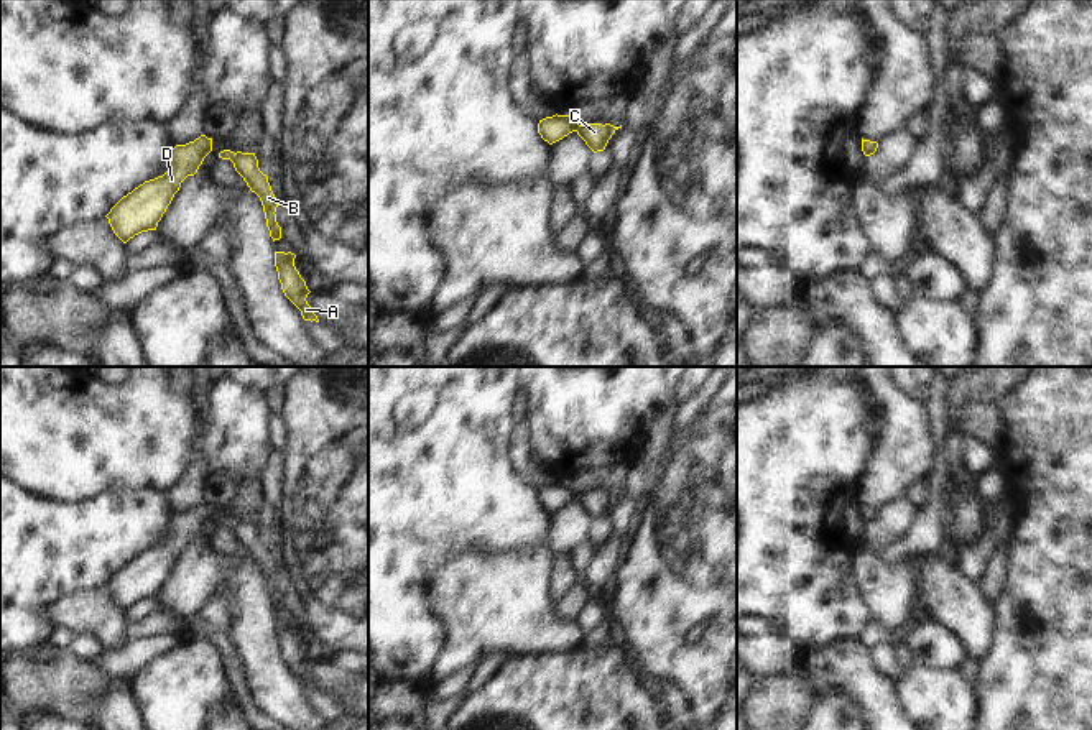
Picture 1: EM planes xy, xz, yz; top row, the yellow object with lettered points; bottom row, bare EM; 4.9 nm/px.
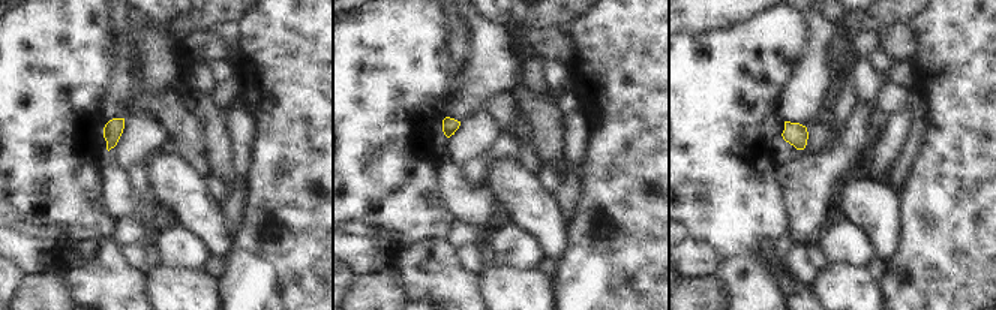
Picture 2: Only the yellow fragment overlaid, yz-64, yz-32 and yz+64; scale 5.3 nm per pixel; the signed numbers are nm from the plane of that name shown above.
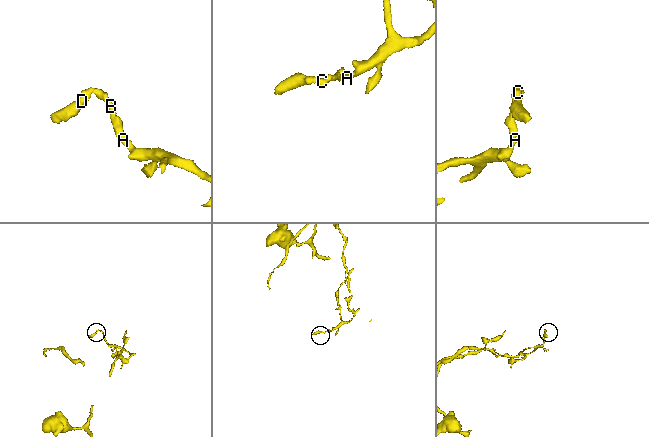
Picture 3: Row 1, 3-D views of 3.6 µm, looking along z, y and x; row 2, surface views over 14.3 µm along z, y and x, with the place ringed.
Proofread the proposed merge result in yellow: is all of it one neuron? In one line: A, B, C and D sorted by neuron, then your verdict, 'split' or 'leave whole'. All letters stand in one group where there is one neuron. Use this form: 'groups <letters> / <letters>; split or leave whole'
groups A B C D; leave whole

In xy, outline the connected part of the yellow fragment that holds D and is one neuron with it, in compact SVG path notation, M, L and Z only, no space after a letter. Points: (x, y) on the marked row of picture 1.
M201 135L169 151L169 168L163 176L145 181L123 196L105 215L113 233L127 243L141 232L156 230L181 182L194 176L212 151L212 138Z

